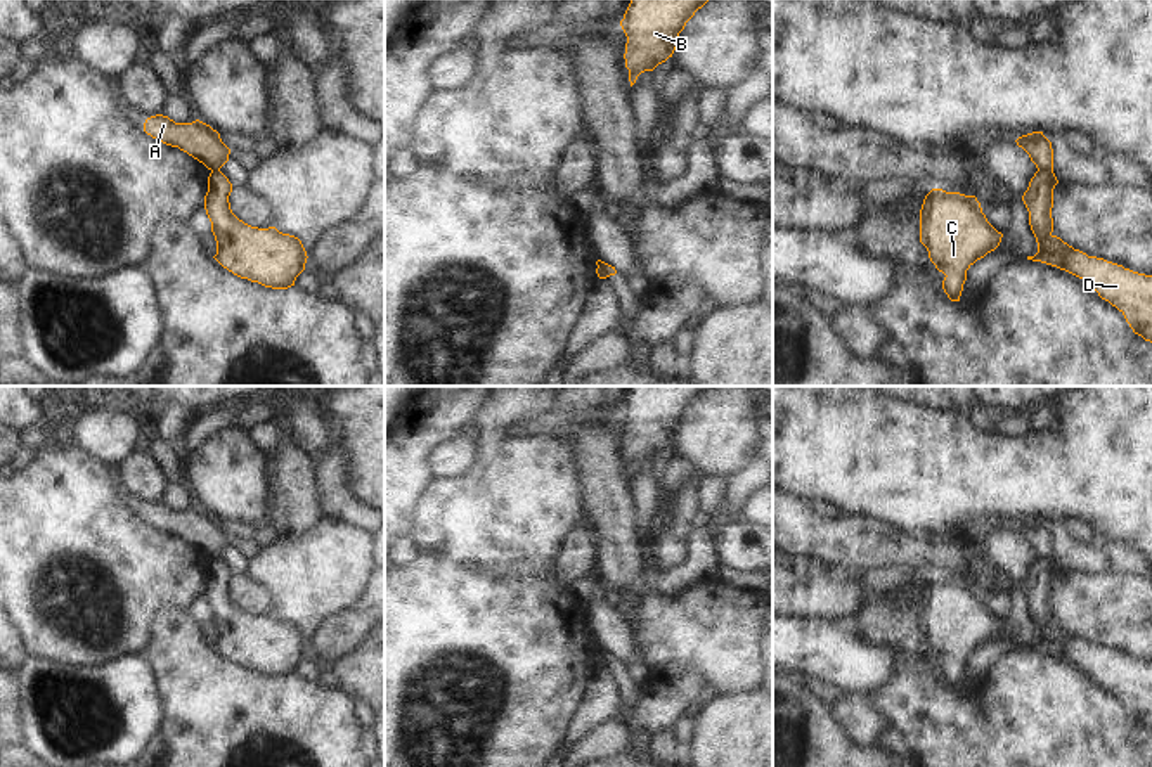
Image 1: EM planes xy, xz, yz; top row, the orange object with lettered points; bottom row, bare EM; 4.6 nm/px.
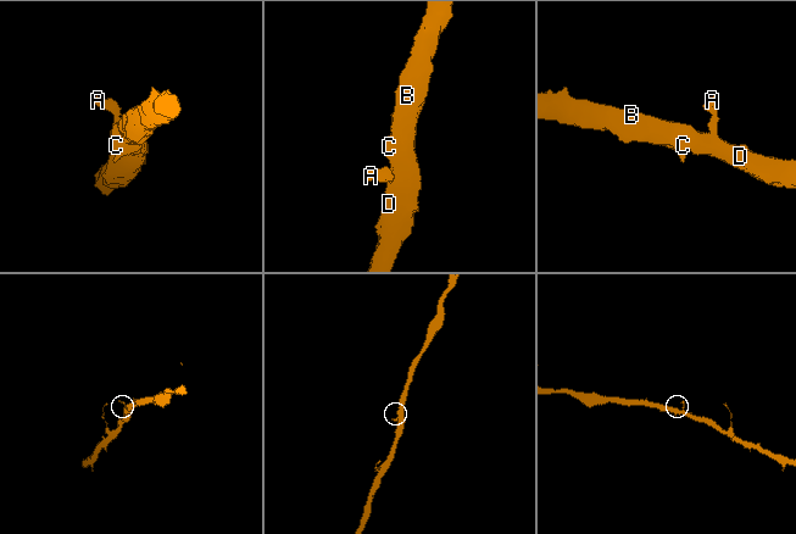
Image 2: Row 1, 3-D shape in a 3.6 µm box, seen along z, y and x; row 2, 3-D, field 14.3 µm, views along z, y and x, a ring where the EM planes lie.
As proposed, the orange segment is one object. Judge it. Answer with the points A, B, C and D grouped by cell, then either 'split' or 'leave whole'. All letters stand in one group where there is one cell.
A / B C D; split

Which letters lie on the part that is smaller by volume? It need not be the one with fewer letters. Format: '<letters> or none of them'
A

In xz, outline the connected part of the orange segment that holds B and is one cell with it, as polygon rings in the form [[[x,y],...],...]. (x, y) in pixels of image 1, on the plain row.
[[[631,386],[620,409],[627,424],[625,455],[631,474],[644,459],[672,445],[679,421],[710,386]]]

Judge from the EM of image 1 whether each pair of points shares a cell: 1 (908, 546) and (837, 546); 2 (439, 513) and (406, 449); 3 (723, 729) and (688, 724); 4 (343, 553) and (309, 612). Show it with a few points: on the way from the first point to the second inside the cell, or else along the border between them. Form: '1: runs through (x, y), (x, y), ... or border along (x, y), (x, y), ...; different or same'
1: runs through (891, 546), (854, 546); same
2: border along (437, 480), (420, 502), (413, 530); different
3: border along (695, 714), (695, 733), (686, 748); different
4: runs through (331, 567), (309, 589), (309, 598); same

